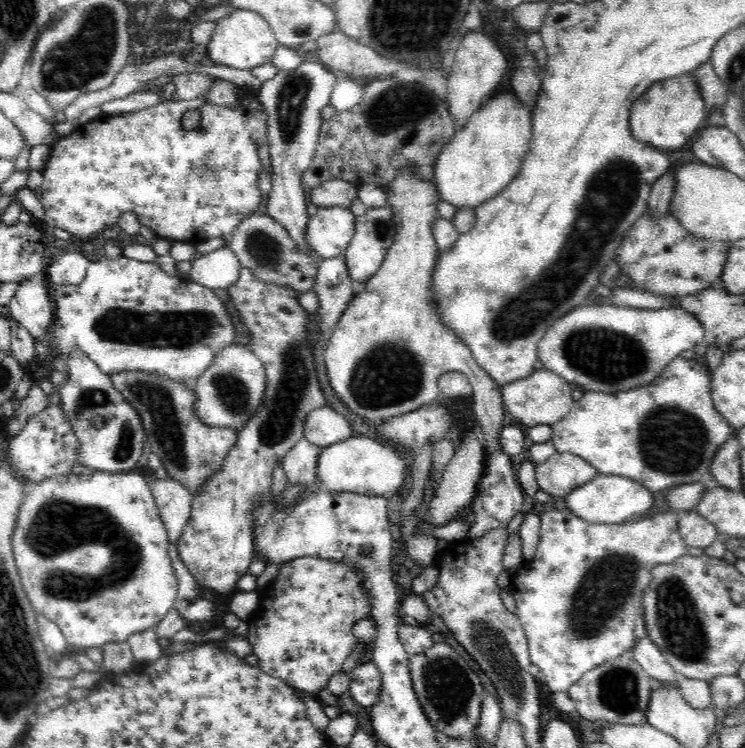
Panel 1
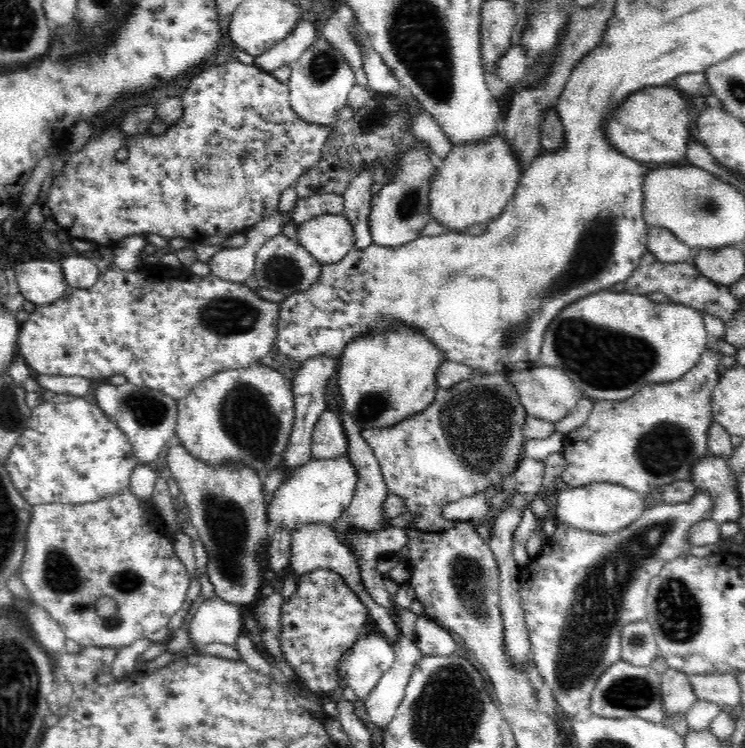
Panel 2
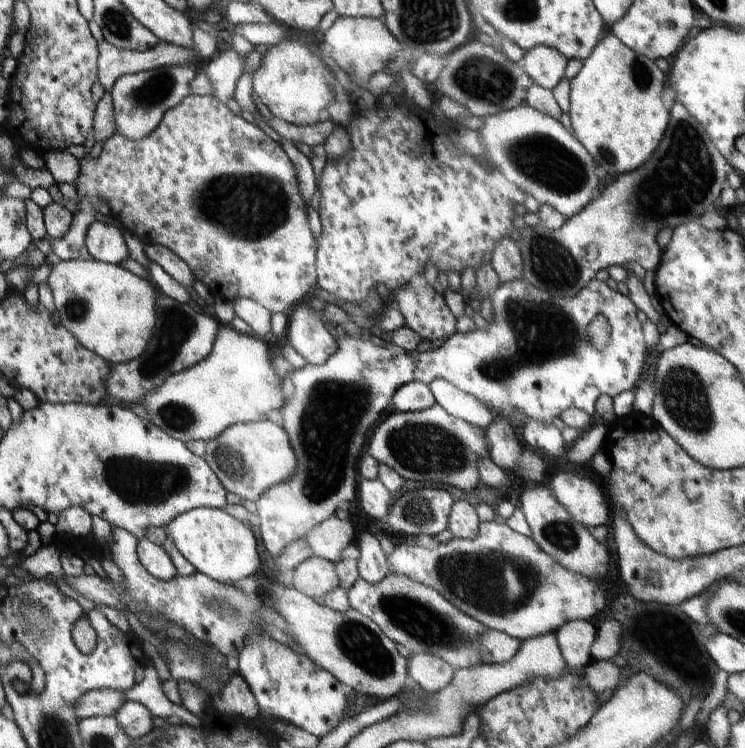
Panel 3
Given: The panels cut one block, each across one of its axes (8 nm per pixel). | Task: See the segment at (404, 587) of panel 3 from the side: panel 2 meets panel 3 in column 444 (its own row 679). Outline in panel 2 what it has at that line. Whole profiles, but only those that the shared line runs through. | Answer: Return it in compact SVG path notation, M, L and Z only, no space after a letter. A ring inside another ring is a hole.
M622 660L610 666L596 684L590 702L592 714L604 718L643 718L656 724L664 723L665 708L661 694L661 675L651 667L636 667Z

